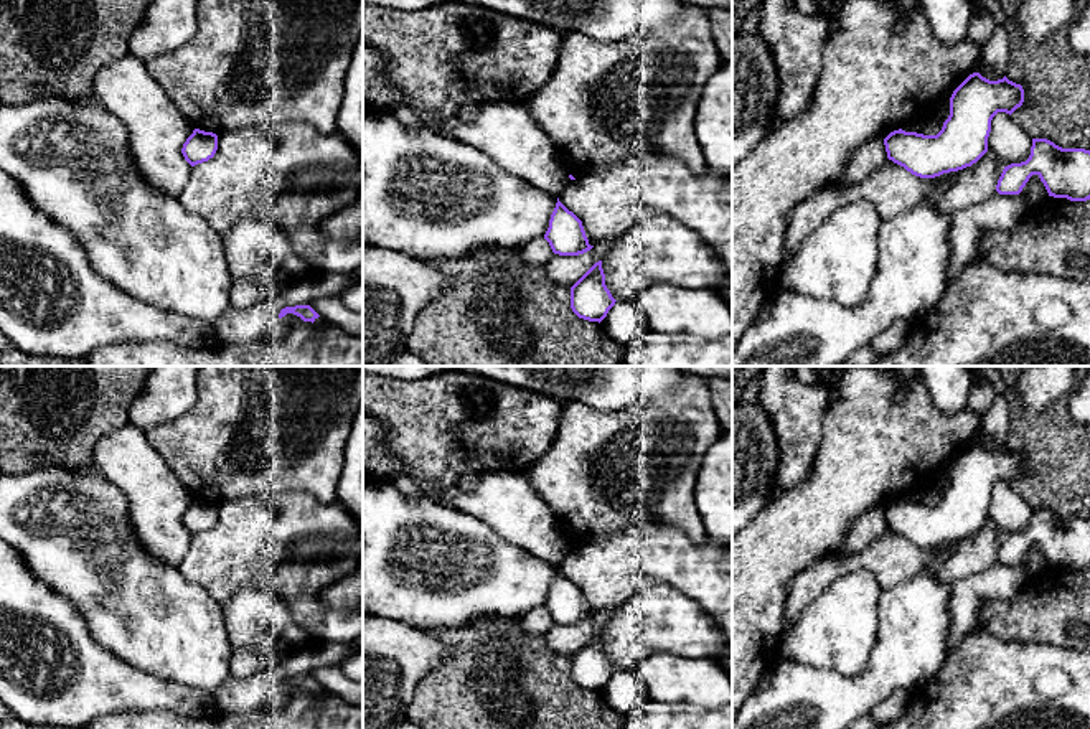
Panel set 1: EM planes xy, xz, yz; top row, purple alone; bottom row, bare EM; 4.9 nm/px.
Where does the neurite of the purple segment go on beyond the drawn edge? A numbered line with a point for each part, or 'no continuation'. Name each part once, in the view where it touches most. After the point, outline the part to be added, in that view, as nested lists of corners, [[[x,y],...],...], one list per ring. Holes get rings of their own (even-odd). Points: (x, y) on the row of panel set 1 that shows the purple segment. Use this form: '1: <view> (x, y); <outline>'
no continuation

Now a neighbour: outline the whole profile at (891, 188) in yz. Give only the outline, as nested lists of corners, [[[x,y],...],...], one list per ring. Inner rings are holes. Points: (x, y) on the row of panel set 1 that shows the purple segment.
[[[988,150],[971,167],[951,172],[951,183],[940,191],[938,178],[915,176],[887,158],[859,183],[823,186],[793,208],[787,224],[782,269],[803,239],[844,205],[871,201],[881,213],[881,221],[886,221],[932,198],[938,211],[955,214],[989,198],[1003,170],[1001,160]]]

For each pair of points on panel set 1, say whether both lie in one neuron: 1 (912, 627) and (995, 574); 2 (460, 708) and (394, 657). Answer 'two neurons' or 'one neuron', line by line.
1: two neurons
2: two neurons

